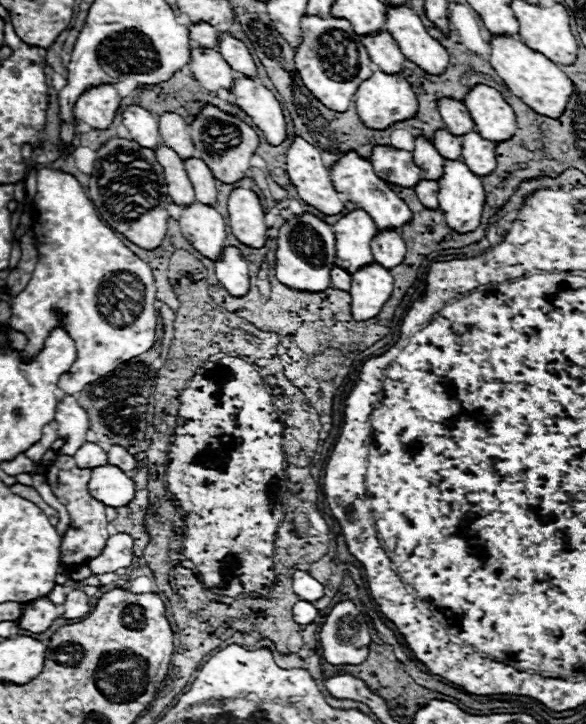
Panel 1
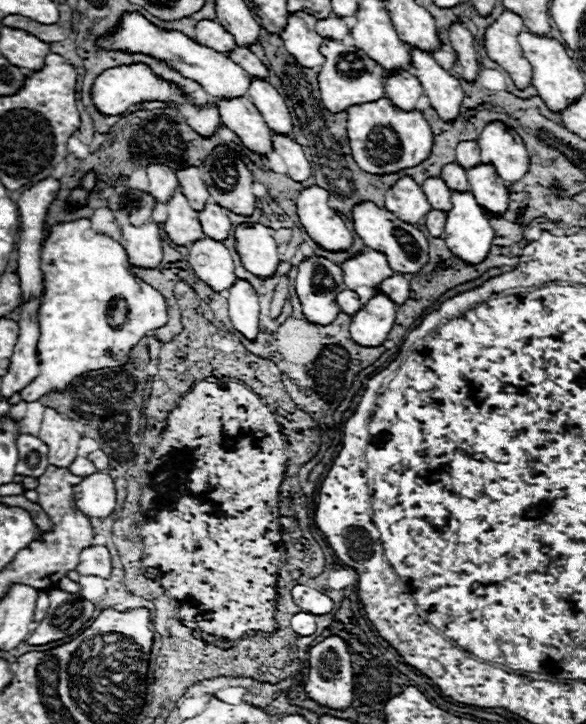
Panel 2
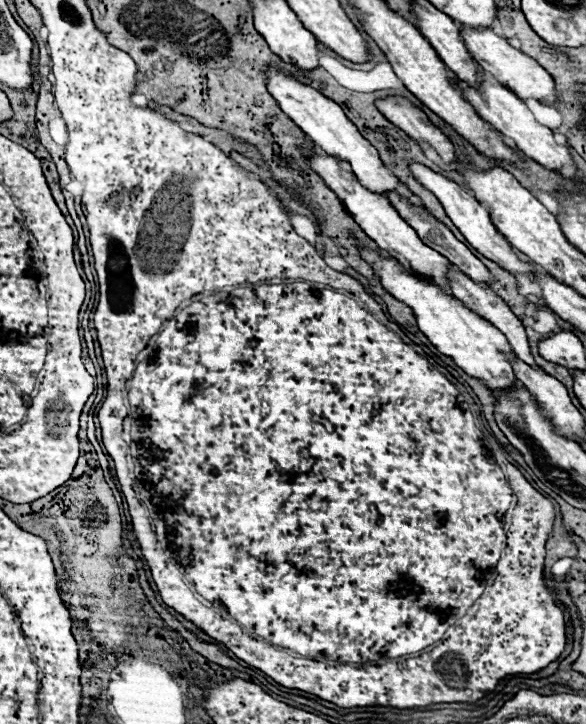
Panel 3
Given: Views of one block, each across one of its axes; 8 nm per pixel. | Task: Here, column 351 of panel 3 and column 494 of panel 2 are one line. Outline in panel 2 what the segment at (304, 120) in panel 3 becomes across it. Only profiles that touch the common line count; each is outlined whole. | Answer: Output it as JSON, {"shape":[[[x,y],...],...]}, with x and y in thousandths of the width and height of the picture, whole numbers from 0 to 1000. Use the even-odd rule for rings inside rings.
{"shape":[[[836,169],[823,180],[819,191],[819,221],[840,224],[850,243],[867,254],[887,249],[904,229],[904,215],[891,191],[870,182],[857,169]]]}

